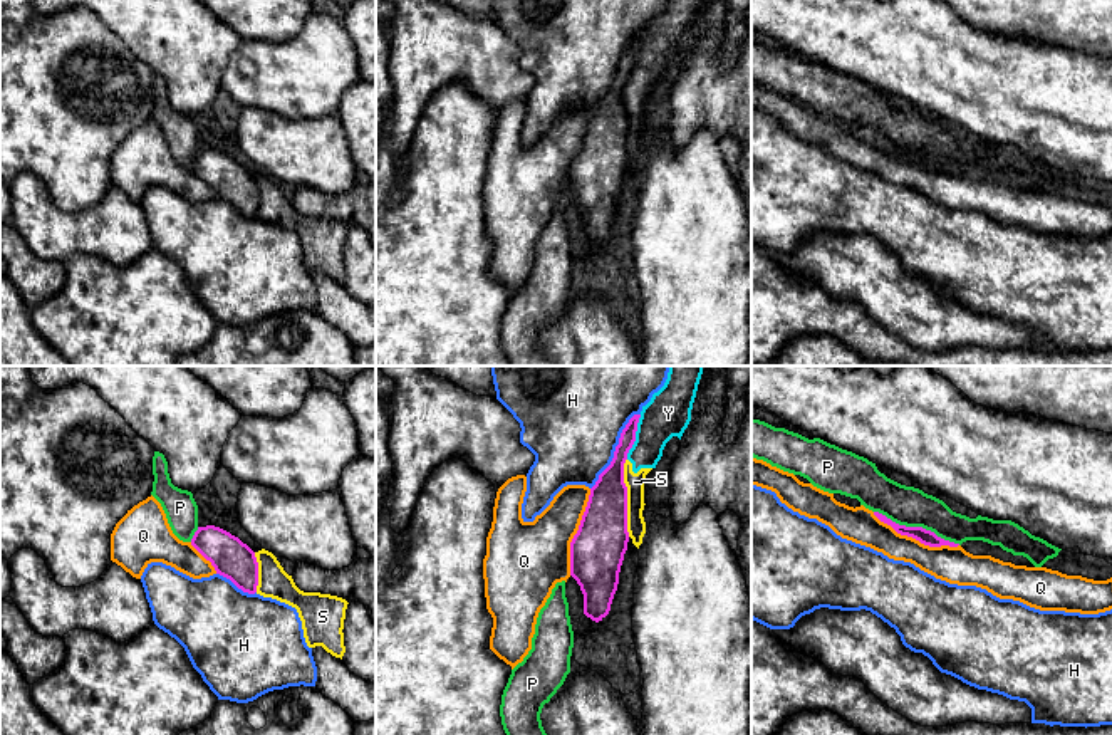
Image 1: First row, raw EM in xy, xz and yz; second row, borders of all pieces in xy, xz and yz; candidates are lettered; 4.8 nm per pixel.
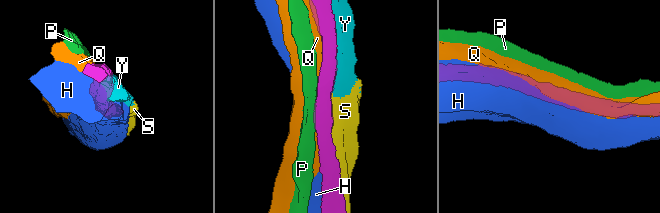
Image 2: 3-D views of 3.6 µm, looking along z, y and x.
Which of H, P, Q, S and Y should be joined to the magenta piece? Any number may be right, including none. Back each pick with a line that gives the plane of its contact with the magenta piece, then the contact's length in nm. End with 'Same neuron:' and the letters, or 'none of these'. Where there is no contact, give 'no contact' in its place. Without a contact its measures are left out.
Same neuron: none of these

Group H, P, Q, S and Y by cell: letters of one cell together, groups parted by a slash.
H / P / Q / S Y

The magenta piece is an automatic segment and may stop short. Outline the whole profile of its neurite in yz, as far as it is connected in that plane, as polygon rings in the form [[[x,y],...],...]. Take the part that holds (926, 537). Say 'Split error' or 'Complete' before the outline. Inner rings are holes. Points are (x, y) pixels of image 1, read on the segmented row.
Complete. [[[874,512],[874,515],[881,522],[891,525],[897,534],[912,537],[912,539],[919,540],[921,544],[924,544],[924,545],[929,545],[929,547],[941,547],[941,545],[958,547],[959,545],[959,544],[944,540],[944,539],[938,537],[934,532],[926,530],[922,527],[899,525],[899,524],[892,522],[891,519],[887,519],[886,515],[879,513],[879,512]]]

